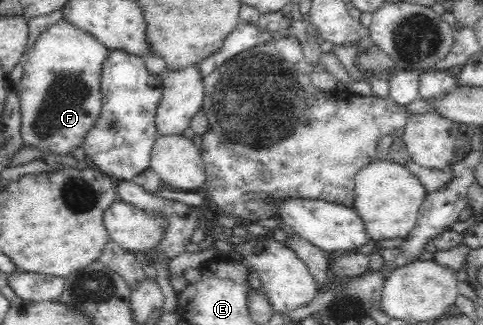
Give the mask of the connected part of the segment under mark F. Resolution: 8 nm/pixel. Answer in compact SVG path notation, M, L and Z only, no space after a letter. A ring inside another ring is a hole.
M60 19L45 29L27 54L20 82L20 134L22 146L37 147L55 155L69 155L73 149L83 147L85 135L93 129L102 109L102 65L110 50L95 37L75 25Z

